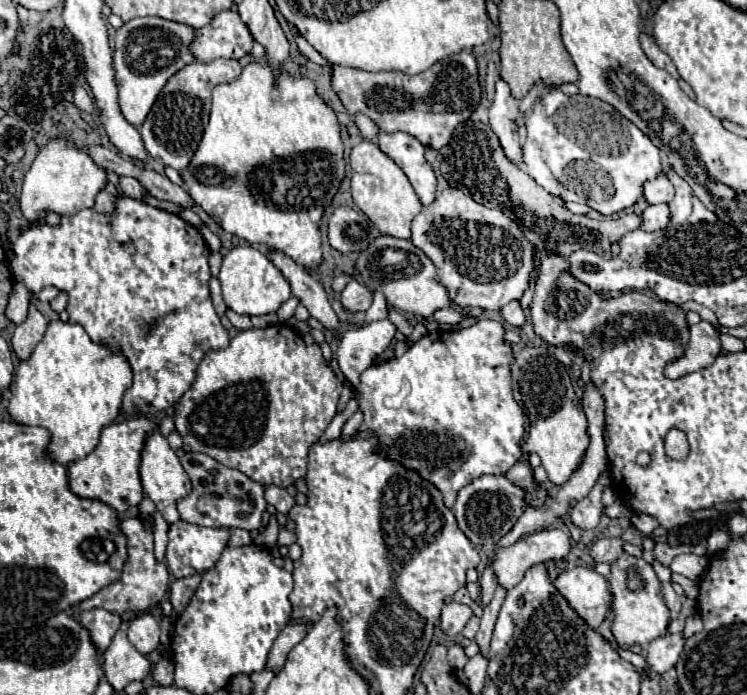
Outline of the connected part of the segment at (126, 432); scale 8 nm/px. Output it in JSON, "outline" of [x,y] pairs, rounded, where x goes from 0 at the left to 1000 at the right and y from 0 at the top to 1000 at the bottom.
{"outline":[[[174,601],[158,610],[147,610],[137,619],[134,636],[112,662],[102,662],[91,668],[91,694],[94,705],[107,717],[134,719],[153,731],[158,740],[171,734],[174,728],[185,728],[193,717],[190,696],[185,685],[187,647],[193,642],[193,630],[209,613],[198,601]]]}

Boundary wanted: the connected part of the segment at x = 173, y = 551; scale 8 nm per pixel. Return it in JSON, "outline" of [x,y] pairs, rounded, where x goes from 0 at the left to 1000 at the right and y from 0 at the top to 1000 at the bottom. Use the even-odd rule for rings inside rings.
{"outline":[[[238,748],[225,763],[225,817],[236,832],[273,823],[286,814],[303,780],[305,763],[300,760],[268,760]]]}

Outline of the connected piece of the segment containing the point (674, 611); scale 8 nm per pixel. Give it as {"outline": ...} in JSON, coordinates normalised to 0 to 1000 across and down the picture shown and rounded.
{"outline":[[[886,837],[886,858],[889,858],[889,866],[892,866],[892,872],[894,872],[894,878],[897,878],[897,886],[900,889],[905,889],[908,883],[910,883],[910,872],[913,872],[913,866],[910,866],[910,860],[908,860],[908,855],[900,849],[900,840],[897,837]]]}

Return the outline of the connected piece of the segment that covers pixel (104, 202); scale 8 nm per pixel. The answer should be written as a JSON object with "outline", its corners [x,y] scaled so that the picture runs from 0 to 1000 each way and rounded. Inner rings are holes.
{"outline":[[[134,273],[129,279],[126,302],[131,302],[131,305],[147,305],[147,302],[153,302],[153,291],[155,291],[155,285],[150,279],[145,279],[142,273]]]}

